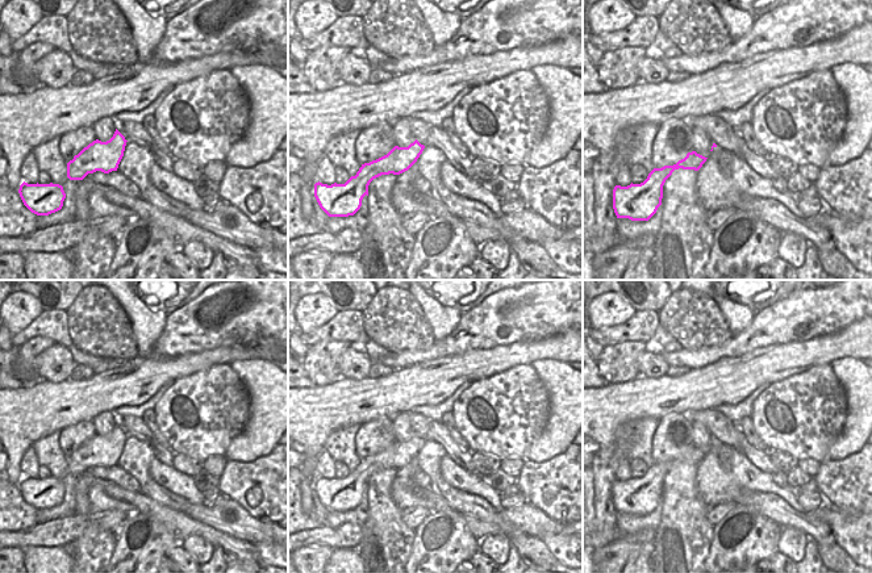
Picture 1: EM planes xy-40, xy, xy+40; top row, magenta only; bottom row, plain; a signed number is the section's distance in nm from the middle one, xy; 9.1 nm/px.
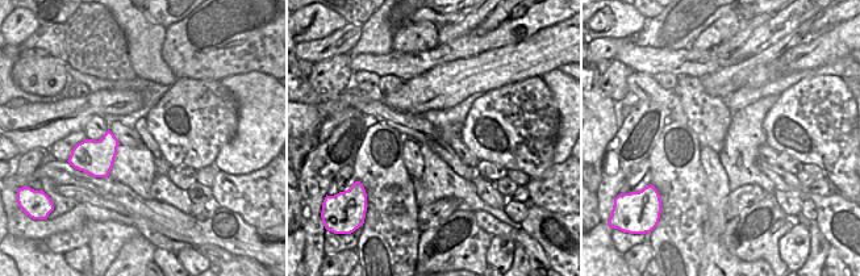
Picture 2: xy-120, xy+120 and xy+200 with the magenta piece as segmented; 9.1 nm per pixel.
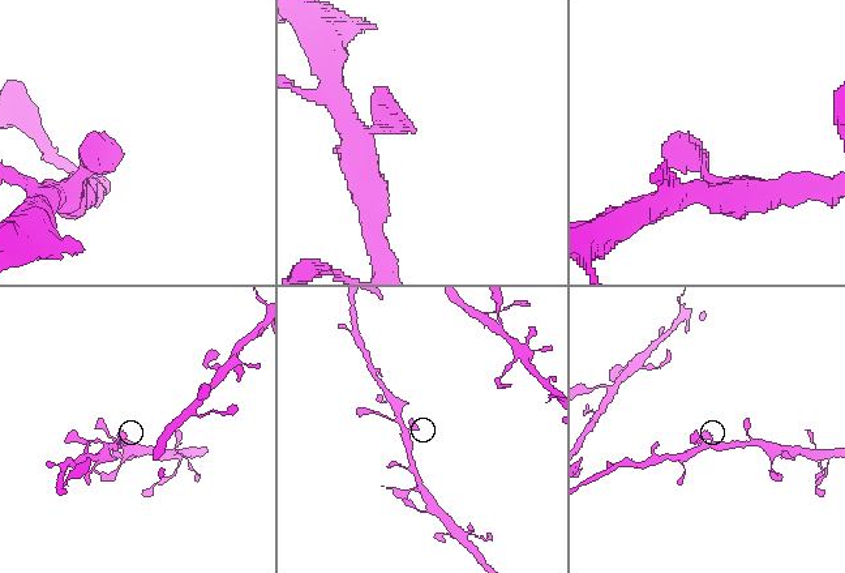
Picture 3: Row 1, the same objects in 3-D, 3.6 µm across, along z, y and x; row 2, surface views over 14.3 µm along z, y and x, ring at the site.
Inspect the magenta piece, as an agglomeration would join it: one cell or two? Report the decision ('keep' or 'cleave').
keep

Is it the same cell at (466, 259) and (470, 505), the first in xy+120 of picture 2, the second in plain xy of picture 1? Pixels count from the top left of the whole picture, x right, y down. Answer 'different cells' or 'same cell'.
different cells

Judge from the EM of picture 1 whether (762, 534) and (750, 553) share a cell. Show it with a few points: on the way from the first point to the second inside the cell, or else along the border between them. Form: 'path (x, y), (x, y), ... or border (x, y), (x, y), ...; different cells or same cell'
path (756, 539), (750, 548); same cell

